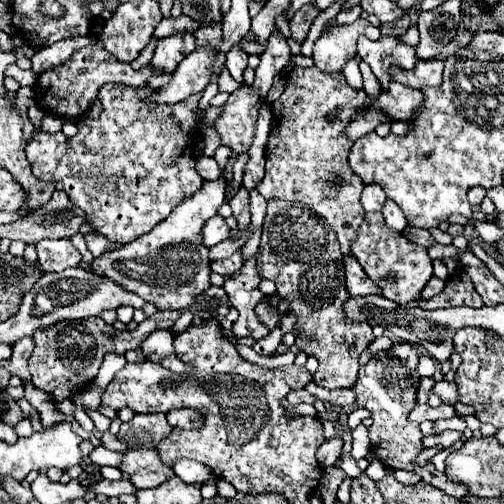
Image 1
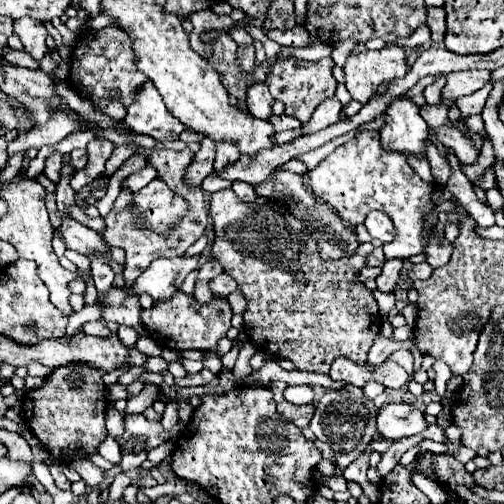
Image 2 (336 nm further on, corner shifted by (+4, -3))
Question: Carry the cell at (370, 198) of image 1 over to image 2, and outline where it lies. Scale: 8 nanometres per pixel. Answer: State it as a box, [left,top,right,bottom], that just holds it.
[364,210,396,242]

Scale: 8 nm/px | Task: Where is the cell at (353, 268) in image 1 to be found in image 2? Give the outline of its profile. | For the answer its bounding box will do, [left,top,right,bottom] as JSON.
[368,334,414,364]

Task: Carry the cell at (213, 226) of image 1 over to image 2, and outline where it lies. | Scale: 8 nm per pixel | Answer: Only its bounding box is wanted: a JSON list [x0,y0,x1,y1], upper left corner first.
[132,256,200,300]

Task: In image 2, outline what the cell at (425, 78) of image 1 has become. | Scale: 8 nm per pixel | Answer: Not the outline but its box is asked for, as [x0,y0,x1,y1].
[442,70,490,102]

